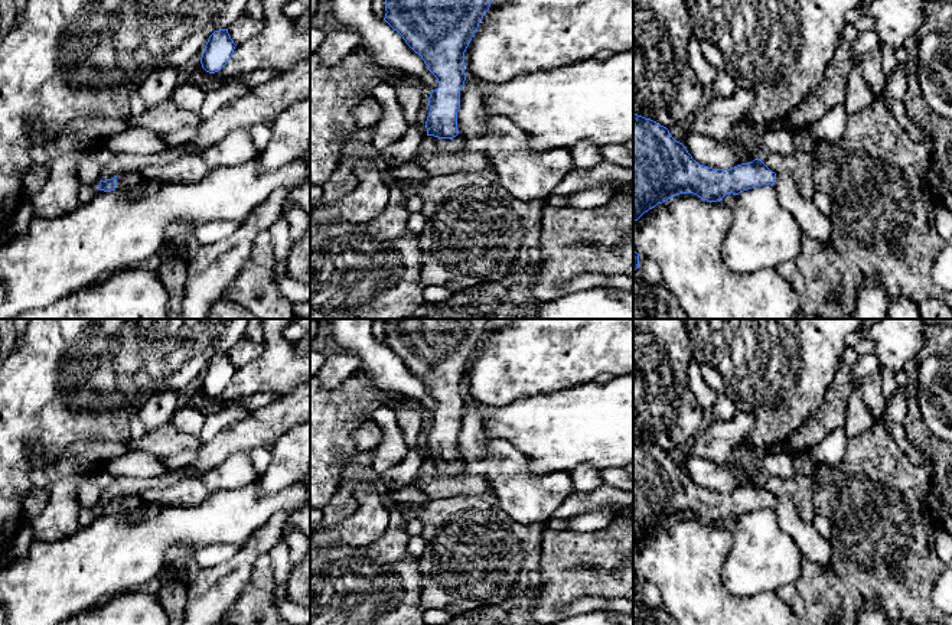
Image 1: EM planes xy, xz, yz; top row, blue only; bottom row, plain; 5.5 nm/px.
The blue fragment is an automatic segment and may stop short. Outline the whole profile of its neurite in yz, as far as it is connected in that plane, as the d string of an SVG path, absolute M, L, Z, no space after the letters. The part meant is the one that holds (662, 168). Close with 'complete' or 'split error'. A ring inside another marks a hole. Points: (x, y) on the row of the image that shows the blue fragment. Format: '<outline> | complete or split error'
M633 114L633 221L679 193L717 202L727 193L739 195L762 185L776 189L777 201L798 221L803 235L829 244L829 217L801 195L788 172L775 173L762 159L731 169L700 165L666 127Z | split error

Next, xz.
M385 0L384 20L421 56L438 81L438 88L431 91L428 98L430 111L426 121L427 136L440 139L436 153L466 149L466 141L457 130L460 89L466 81L464 52L489 7L490 0Z | split error

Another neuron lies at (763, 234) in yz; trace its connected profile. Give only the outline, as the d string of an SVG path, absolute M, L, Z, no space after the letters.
M770 185L754 186L734 196L733 224L724 238L721 257L737 274L762 268L776 268L780 263L795 261L802 251L803 232L798 221L780 205L776 189Z

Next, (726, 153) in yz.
M691 133L687 136L684 146L695 162L713 169L731 169L741 163L750 163L757 157L756 147L736 134L715 140Z

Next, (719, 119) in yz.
M737 88L730 97L714 97L687 121L688 134L697 133L715 140L734 136L740 120L754 102L754 92Z

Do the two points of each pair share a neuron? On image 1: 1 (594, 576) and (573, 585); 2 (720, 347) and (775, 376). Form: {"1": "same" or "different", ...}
{"1": "same", "2": "same"}

